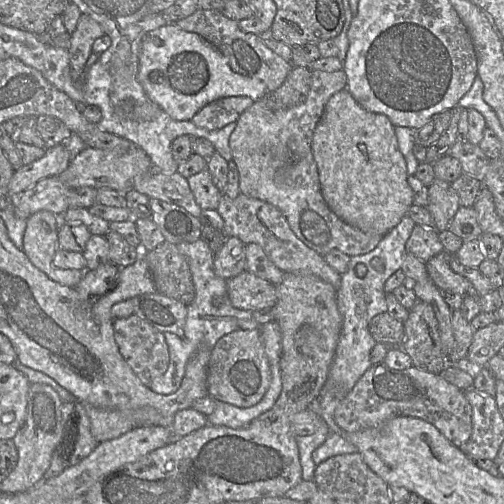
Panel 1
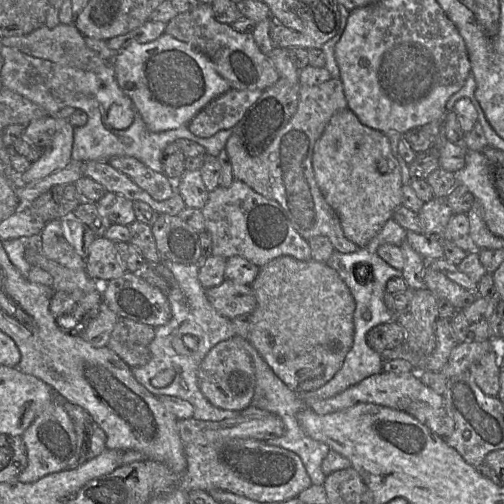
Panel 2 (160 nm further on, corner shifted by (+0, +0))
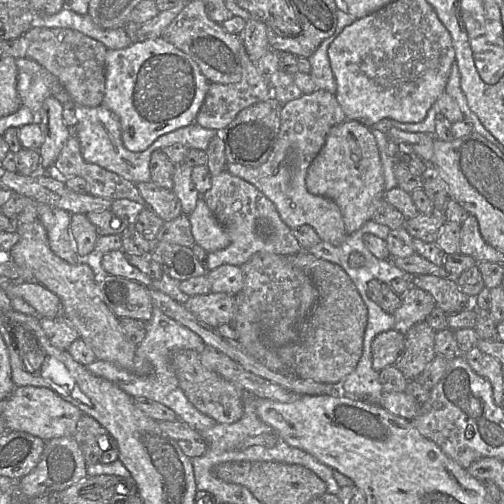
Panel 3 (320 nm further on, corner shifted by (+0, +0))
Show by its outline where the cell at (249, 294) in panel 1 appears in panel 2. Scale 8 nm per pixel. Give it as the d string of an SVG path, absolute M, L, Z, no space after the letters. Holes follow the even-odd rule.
M225 279L220 285L207 289L205 293L213 308L230 320L251 314L256 308L256 297L250 285Z

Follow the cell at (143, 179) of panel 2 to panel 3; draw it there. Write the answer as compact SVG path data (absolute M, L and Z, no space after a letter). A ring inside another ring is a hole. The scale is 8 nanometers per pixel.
M152 181L137 183L136 187L146 205L164 222L182 214L181 202L172 190L165 189Z

